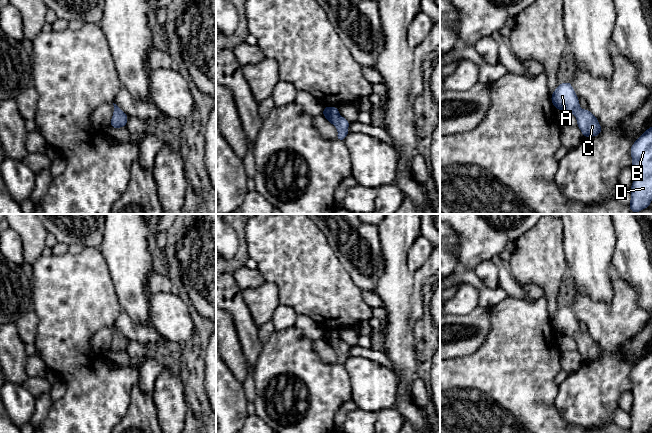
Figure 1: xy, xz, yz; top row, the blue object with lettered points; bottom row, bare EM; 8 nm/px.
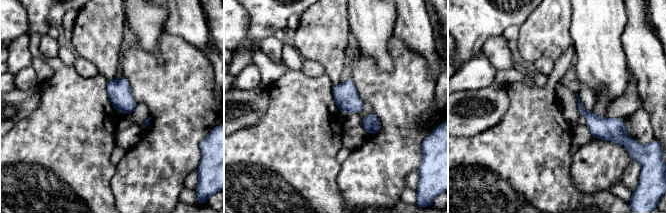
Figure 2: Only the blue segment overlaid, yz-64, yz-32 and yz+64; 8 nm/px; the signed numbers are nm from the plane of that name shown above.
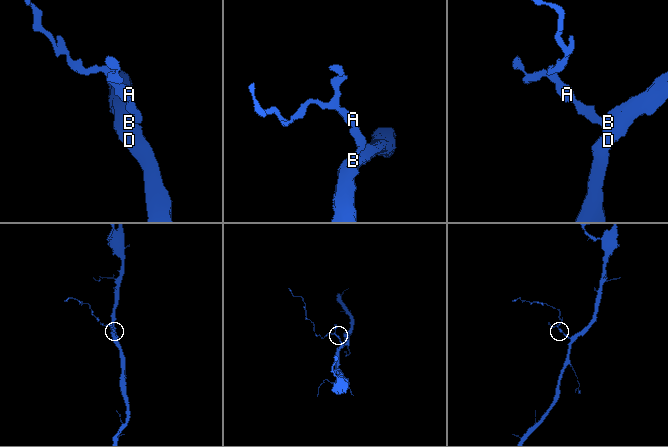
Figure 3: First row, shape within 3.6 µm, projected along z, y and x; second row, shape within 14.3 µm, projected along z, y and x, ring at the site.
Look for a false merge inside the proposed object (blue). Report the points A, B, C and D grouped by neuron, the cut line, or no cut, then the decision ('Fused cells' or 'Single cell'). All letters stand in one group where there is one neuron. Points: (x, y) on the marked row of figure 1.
Groups: A B C D. No split. Single cell

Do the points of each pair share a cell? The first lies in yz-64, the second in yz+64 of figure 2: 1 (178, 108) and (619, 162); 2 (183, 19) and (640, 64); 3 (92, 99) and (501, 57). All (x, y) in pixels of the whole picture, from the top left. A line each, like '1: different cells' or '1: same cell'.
1: same cell
2: same cell
3: different cells

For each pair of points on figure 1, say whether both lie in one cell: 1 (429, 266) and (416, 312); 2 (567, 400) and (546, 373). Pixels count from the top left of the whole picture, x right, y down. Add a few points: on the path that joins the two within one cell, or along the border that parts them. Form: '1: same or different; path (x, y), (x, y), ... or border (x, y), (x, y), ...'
1: same; path (420, 277), (417, 285), (417, 301)
2: different; border (559, 385), (555, 399), (555, 408), (558, 412)

